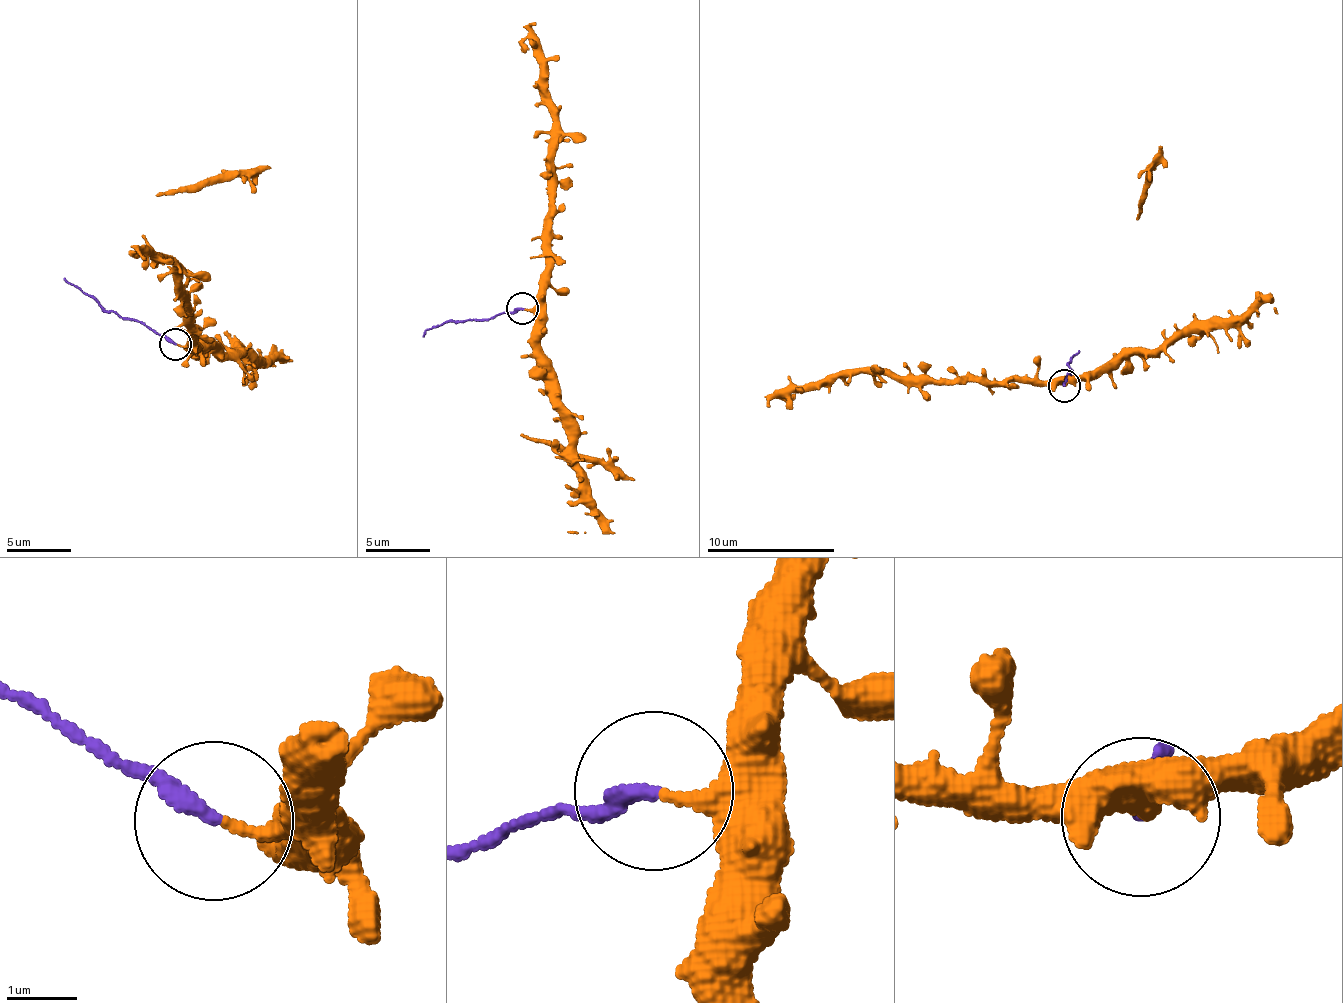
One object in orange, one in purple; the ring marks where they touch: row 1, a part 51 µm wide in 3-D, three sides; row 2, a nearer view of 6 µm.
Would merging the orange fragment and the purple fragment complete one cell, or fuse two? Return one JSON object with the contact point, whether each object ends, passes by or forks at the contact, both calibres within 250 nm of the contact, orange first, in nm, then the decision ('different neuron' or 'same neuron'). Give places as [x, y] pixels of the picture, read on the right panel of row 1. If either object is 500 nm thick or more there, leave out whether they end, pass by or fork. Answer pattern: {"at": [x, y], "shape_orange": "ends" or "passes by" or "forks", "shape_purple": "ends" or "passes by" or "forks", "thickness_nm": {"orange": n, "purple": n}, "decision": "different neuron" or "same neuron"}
{"at": [1064, 386], "shape_orange": "ends", "shape_purple": "ends", "thickness_nm": {"orange": 200, "purple": 240}, "decision": "different neuron"}

